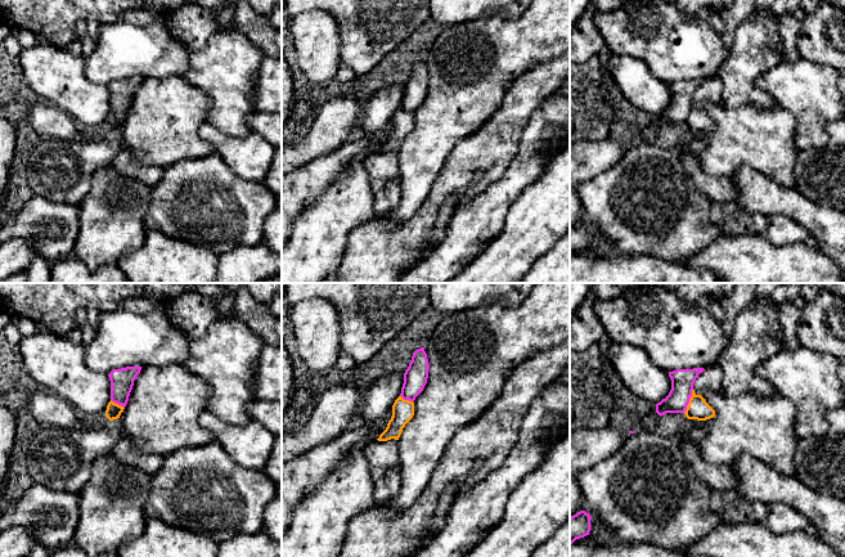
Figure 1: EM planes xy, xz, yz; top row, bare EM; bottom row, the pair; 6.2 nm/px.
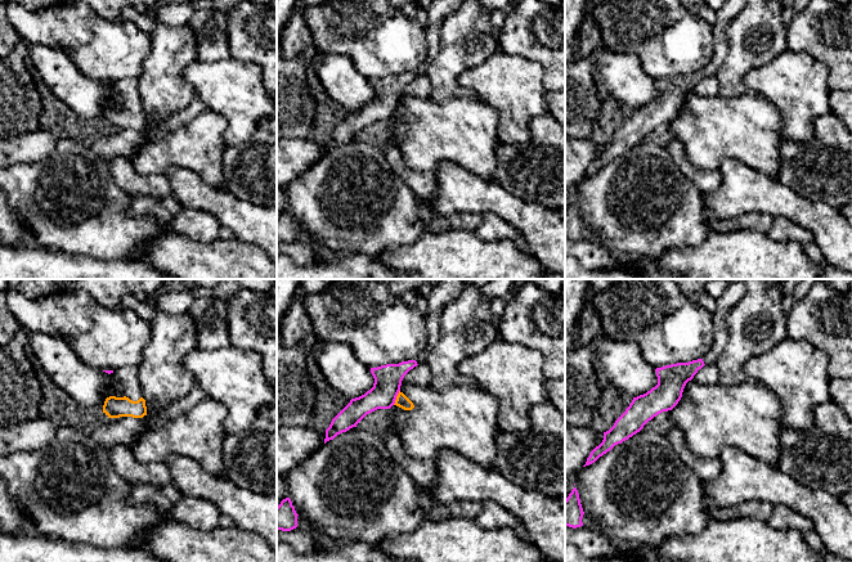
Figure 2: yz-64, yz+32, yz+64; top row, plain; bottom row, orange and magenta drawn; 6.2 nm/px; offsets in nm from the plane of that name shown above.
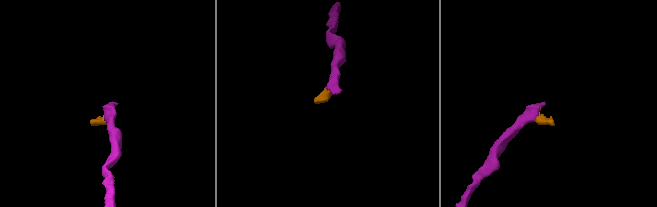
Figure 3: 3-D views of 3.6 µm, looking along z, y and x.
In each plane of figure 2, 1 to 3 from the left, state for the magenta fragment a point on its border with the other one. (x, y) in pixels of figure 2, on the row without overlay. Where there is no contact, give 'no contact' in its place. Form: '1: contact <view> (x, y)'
1: no contact
2: contact yz+32 (397, 109)
3: no contact

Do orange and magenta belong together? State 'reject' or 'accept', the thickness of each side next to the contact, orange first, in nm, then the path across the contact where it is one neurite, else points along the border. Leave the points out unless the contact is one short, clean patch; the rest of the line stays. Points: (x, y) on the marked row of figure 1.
reject; calibres 140 and 140 nm; border yz (692, 389), (692, 395), (683, 412)

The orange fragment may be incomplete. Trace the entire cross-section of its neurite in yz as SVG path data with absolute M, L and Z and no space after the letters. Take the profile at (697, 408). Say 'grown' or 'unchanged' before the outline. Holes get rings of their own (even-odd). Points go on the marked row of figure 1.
grown; M719 367L705 369L696 378L692 396L684 412L688 419L706 421L715 415L715 410L701 396L704 391L722 391L722 370Z

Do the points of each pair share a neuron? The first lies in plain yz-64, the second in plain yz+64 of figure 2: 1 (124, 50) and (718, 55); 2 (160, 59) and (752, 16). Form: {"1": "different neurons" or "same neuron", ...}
{"1": "different neurons", "2": "same neuron"}

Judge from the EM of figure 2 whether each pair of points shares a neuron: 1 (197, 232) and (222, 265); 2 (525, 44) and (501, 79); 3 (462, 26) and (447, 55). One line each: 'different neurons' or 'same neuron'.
1: different neurons
2: different neurons
3: same neuron

